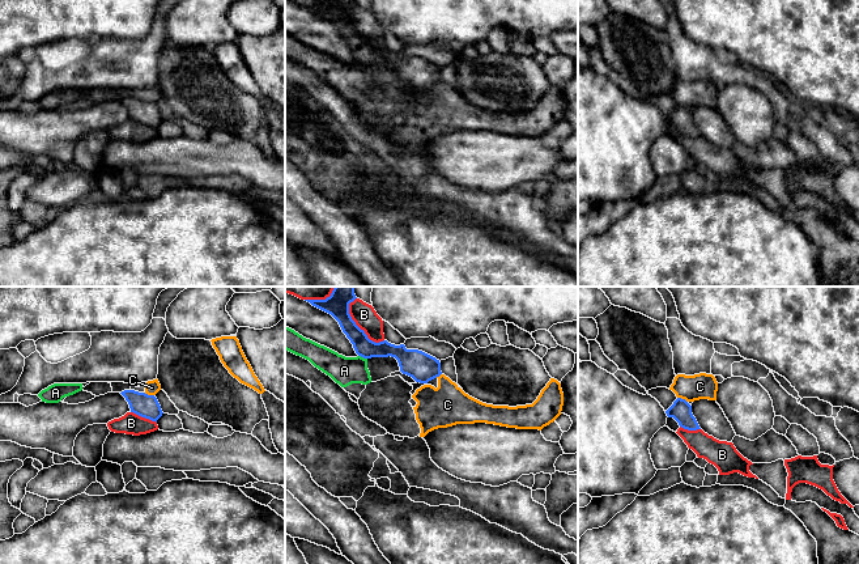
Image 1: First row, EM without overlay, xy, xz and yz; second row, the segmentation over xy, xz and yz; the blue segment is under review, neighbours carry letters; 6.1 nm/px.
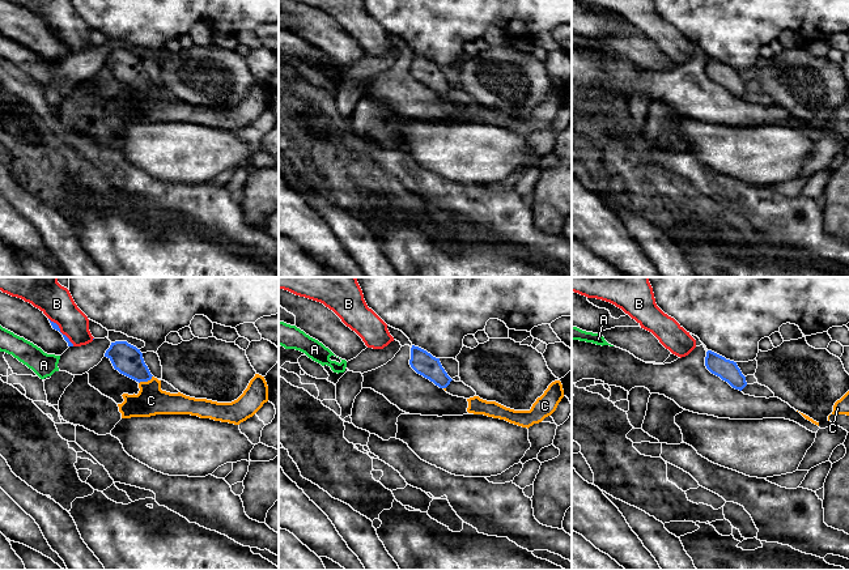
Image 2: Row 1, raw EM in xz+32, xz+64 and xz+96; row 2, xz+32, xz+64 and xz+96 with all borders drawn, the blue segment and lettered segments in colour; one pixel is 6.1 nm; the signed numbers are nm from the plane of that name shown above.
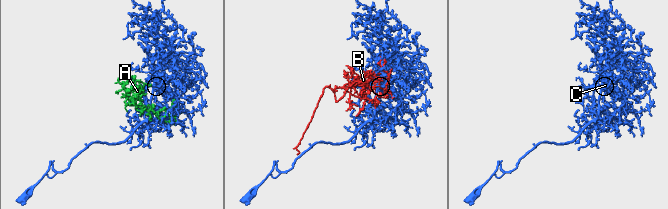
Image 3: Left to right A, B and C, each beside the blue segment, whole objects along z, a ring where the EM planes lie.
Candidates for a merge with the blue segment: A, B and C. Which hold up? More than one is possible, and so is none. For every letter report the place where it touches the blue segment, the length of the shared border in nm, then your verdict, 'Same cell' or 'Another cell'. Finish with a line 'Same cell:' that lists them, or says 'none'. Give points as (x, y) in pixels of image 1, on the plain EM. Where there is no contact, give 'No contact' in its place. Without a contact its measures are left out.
A: Touches blue at xz (362, 63). Shared border 60 nm. Another cell
B: Touches blue at xz (356, 32). Shared border 320 nm. Another cell
C: Touches blue at yz (683, 106). Shared border 70 nm. Another cell
Same cell: none

